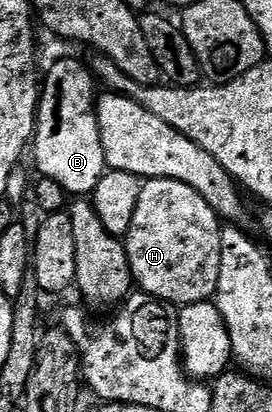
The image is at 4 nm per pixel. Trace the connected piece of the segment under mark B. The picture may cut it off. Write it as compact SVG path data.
M62 58L50 71L45 71L44 81L40 86L38 100L38 116L32 139L32 154L34 150L34 162L38 165L38 174L44 178L56 180L65 188L70 196L90 196L100 184L103 174L108 167L104 148L100 144L100 128L98 127L98 111L96 109L96 79L91 67L74 58Z

